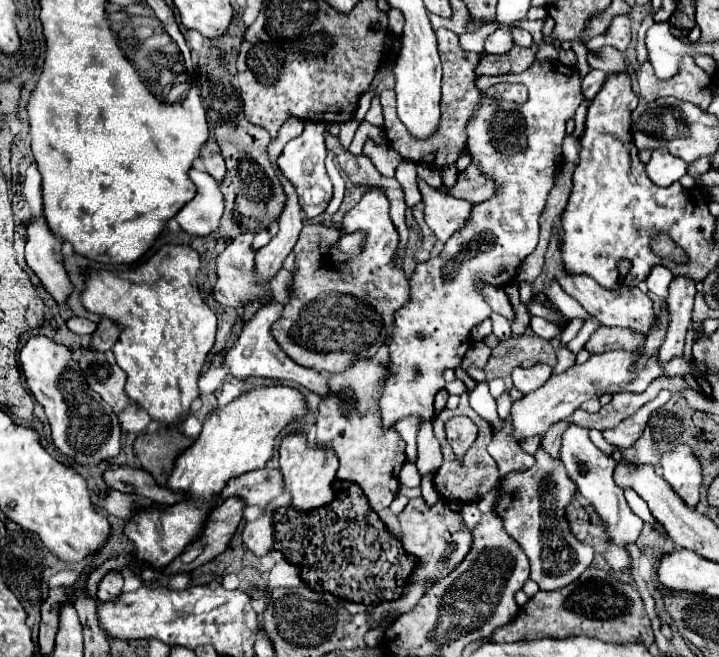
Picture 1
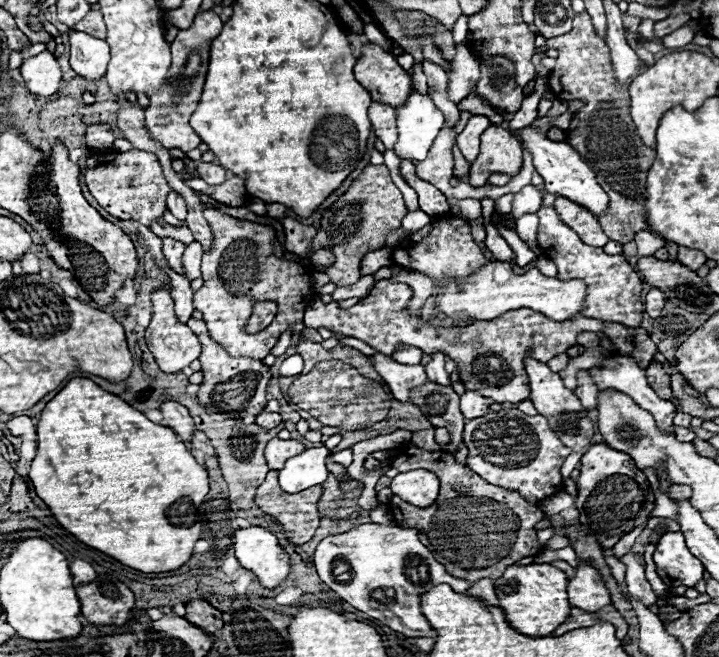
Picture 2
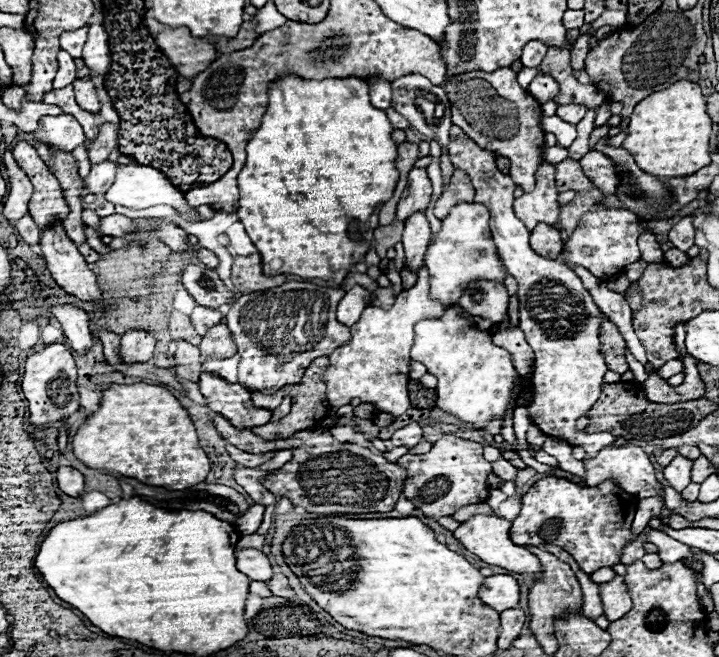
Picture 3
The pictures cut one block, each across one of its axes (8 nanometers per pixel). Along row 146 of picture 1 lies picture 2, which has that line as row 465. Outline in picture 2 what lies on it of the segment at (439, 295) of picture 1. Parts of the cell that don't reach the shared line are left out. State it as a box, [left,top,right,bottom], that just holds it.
[464,408,572,502]

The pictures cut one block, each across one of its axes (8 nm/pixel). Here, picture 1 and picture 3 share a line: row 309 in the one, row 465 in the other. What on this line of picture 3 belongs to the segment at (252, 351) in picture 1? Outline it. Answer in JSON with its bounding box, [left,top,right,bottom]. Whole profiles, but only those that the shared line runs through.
[258,450,294,470]

